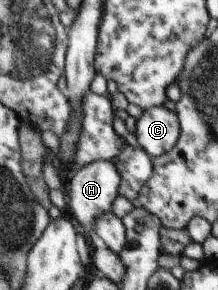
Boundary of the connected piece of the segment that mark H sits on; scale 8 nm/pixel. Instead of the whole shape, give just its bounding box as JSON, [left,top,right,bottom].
[65,160,121,257]

